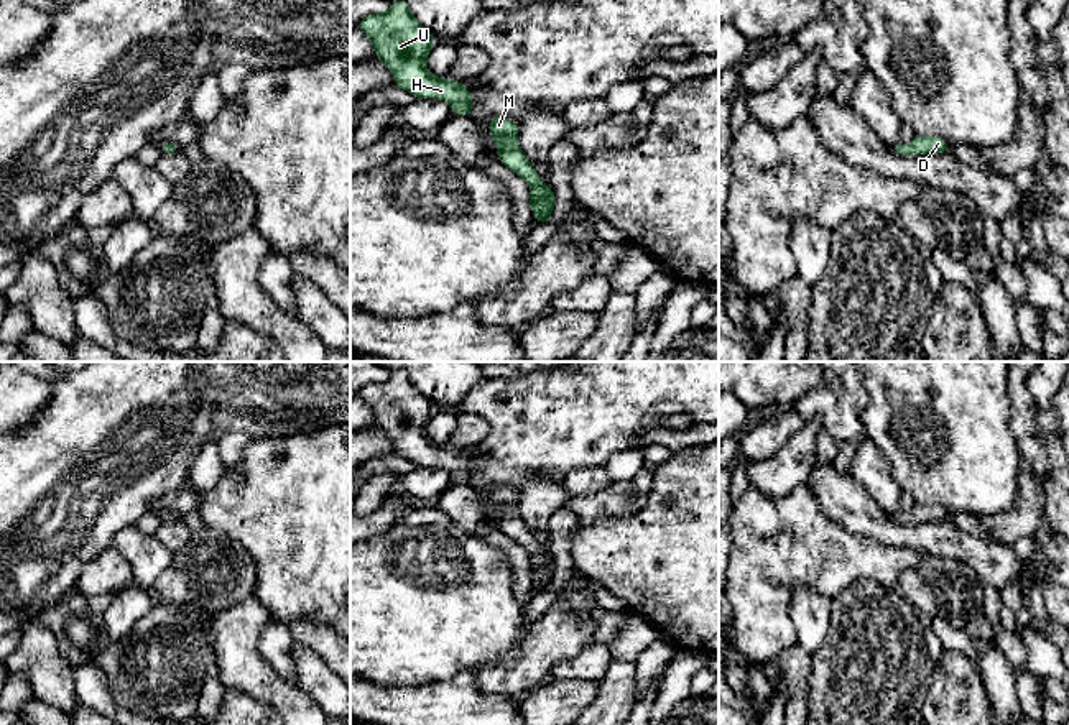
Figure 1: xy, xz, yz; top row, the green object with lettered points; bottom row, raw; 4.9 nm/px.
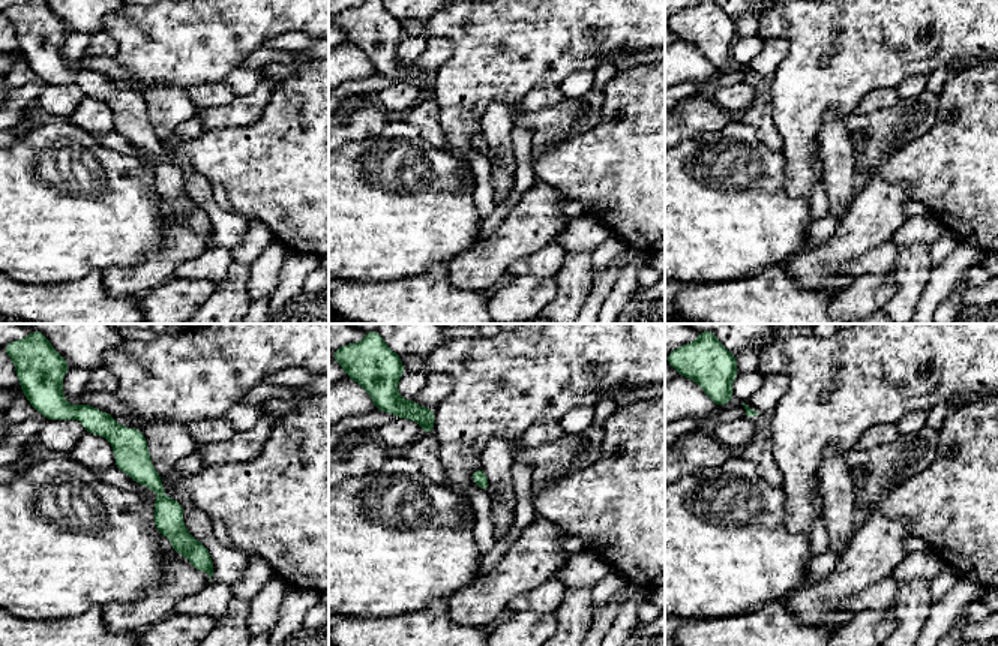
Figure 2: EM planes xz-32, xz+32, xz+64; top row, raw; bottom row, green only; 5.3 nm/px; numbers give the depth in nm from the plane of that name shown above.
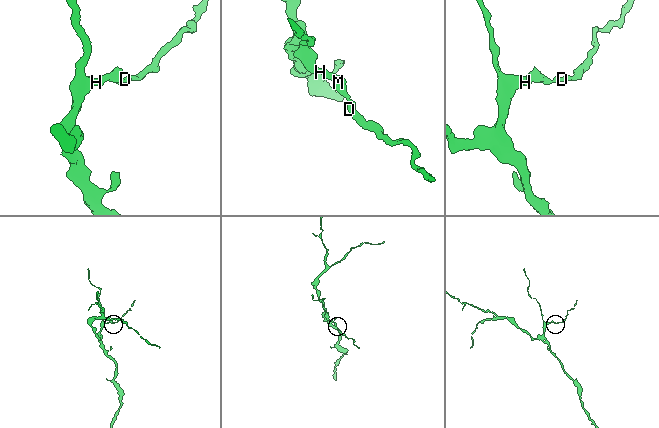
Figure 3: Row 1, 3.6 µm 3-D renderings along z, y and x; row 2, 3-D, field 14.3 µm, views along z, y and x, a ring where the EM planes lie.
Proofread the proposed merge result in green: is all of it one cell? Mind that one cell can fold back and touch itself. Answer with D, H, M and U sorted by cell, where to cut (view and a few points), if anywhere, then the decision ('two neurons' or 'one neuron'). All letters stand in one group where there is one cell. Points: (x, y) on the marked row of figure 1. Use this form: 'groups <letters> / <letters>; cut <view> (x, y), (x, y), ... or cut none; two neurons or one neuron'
groups D H M U; cut none; one neuron

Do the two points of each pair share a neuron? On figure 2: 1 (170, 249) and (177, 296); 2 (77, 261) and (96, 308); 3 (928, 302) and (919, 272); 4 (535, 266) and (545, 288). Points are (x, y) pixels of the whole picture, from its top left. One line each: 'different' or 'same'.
1: different
2: different
3: different
4: different

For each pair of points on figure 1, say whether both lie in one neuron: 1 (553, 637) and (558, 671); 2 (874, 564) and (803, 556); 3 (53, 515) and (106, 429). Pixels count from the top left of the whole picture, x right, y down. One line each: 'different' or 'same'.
1: different
2: same
3: same

